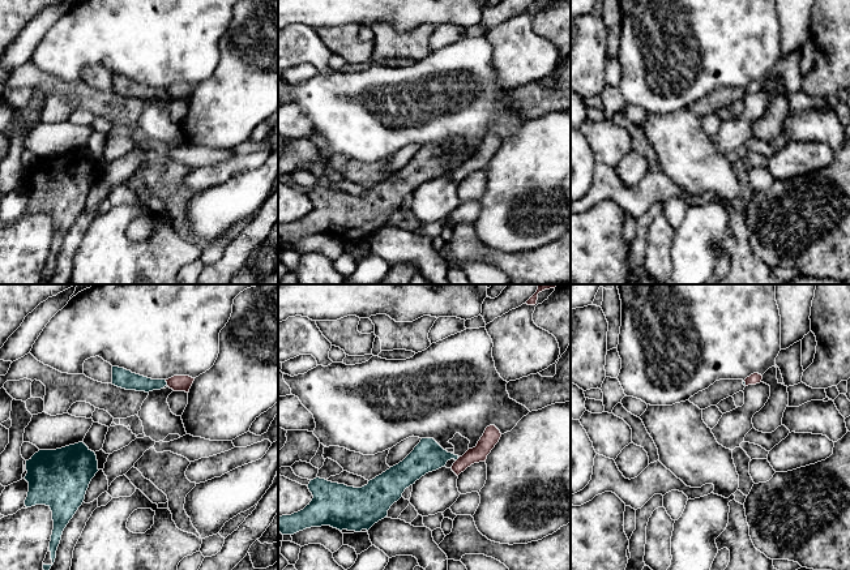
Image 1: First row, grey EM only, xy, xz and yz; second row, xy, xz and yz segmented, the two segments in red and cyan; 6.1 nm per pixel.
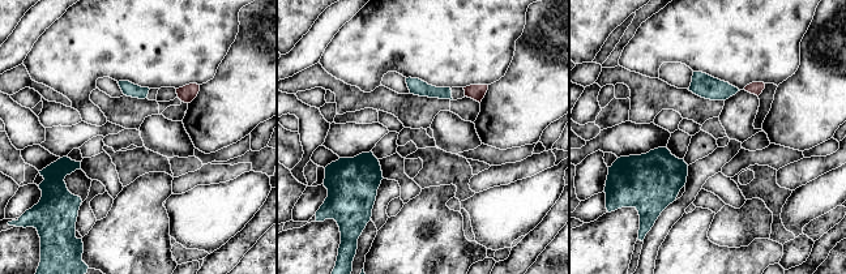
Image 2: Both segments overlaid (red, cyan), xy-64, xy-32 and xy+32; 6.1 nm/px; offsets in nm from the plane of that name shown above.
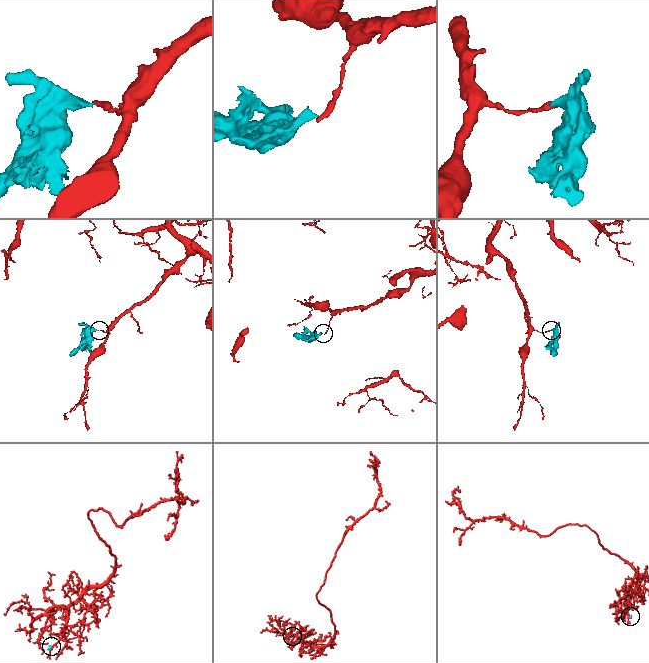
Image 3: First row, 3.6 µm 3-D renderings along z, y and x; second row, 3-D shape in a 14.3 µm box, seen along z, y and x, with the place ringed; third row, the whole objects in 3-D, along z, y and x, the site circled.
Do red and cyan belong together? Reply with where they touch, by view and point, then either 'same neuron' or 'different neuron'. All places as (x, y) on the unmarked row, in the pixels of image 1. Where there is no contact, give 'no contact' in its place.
meets red in xy at (166, 89); different neuron

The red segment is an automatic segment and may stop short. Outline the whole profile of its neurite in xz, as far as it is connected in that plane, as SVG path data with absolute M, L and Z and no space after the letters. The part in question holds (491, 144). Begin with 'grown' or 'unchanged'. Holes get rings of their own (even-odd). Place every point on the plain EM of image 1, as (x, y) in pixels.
unchanged; M495 133L487 134L477 154L469 157L462 164L458 166L450 175L452 179L458 184L471 172L486 170L487 163L499 150L500 145L501 141Z

